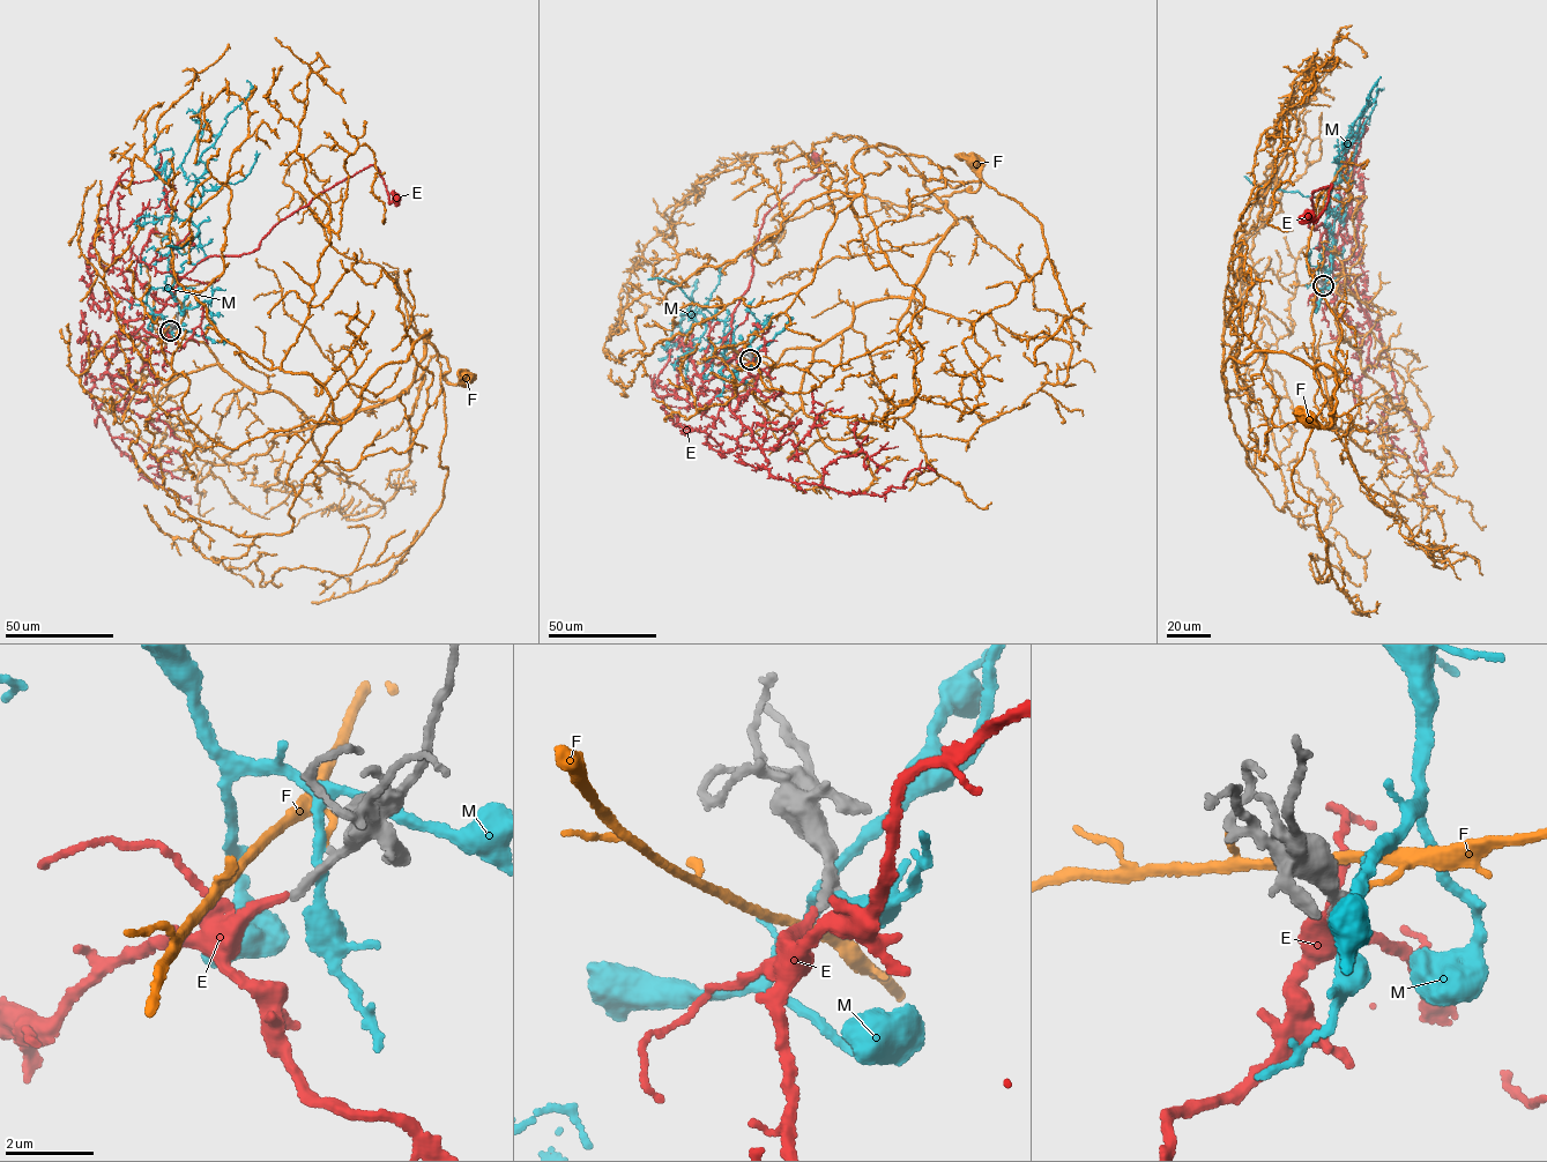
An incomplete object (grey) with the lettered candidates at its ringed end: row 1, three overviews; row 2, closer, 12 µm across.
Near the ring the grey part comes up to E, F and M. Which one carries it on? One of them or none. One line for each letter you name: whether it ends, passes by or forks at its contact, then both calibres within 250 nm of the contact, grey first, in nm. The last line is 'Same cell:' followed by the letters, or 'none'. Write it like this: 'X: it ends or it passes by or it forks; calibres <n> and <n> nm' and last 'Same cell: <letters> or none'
E: it ends; calibres 200 and 240 nm
Same cell: E

